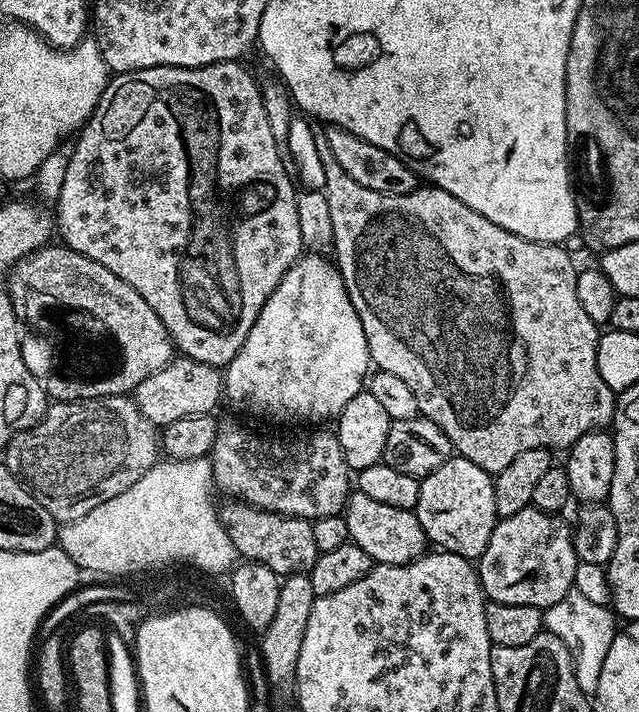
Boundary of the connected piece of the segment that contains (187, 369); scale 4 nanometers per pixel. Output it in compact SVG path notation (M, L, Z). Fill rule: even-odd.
M178 356L158 373L136 387L134 399L152 424L166 426L178 418L213 413L224 396L224 376L219 367L201 360Z

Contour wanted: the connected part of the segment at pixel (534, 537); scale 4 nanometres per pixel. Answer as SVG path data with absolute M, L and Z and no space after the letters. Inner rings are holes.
M523 508L518 514L505 516L490 534L490 542L478 561L480 587L484 595L494 604L521 604L546 609L554 602L562 602L566 594L573 591L574 570L577 566L576 548L572 545L570 528L555 515L539 512L537 508Z

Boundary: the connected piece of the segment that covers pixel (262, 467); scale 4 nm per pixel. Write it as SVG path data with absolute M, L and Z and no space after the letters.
M225 427L218 434L218 438L214 442L212 451L210 453L212 461L212 475L215 481L224 483L226 487L232 492L237 492L237 497L243 498L247 503L254 504L258 508L265 508L268 512L281 512L284 516L298 516L305 520L314 521L319 516L338 516L343 513L344 505L347 503L347 498L350 494L350 469L346 458L342 454L342 446L338 442L338 438L331 432L316 432L309 440L300 440L297 444L267 444L264 440L259 440L252 432L247 432L244 428L228 428Z

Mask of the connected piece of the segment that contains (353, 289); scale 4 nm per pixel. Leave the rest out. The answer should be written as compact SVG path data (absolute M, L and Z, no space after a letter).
M320 138L317 139L316 145L322 170L326 170L326 182L322 192L323 195L328 195L328 220L332 223L332 240L336 243L334 264L344 282L344 291L348 293L350 302L362 322L371 363L379 371L389 372L397 378L404 376L402 382L408 380L406 386L412 384L414 398L420 407L419 415L434 422L434 426L438 426L438 430L446 434L446 438L459 455L474 462L482 470L495 474L506 470L506 466L510 466L510 462L515 456L522 454L522 450L543 448L549 443L547 440L577 440L582 434L593 431L597 426L607 425L613 419L618 408L618 396L610 390L610 386L606 386L606 382L602 382L602 374L598 374L598 325L587 317L586 310L582 310L582 304L578 302L578 268L577 265L572 265L571 258L563 252L565 249L561 245L539 244L518 234L510 234L510 230L470 210L470 206L454 198L454 194L435 186L417 186L406 194L366 190L366 186L358 186L358 182L354 182L354 178L350 178L346 170L338 166L334 154L330 154L327 142Z

